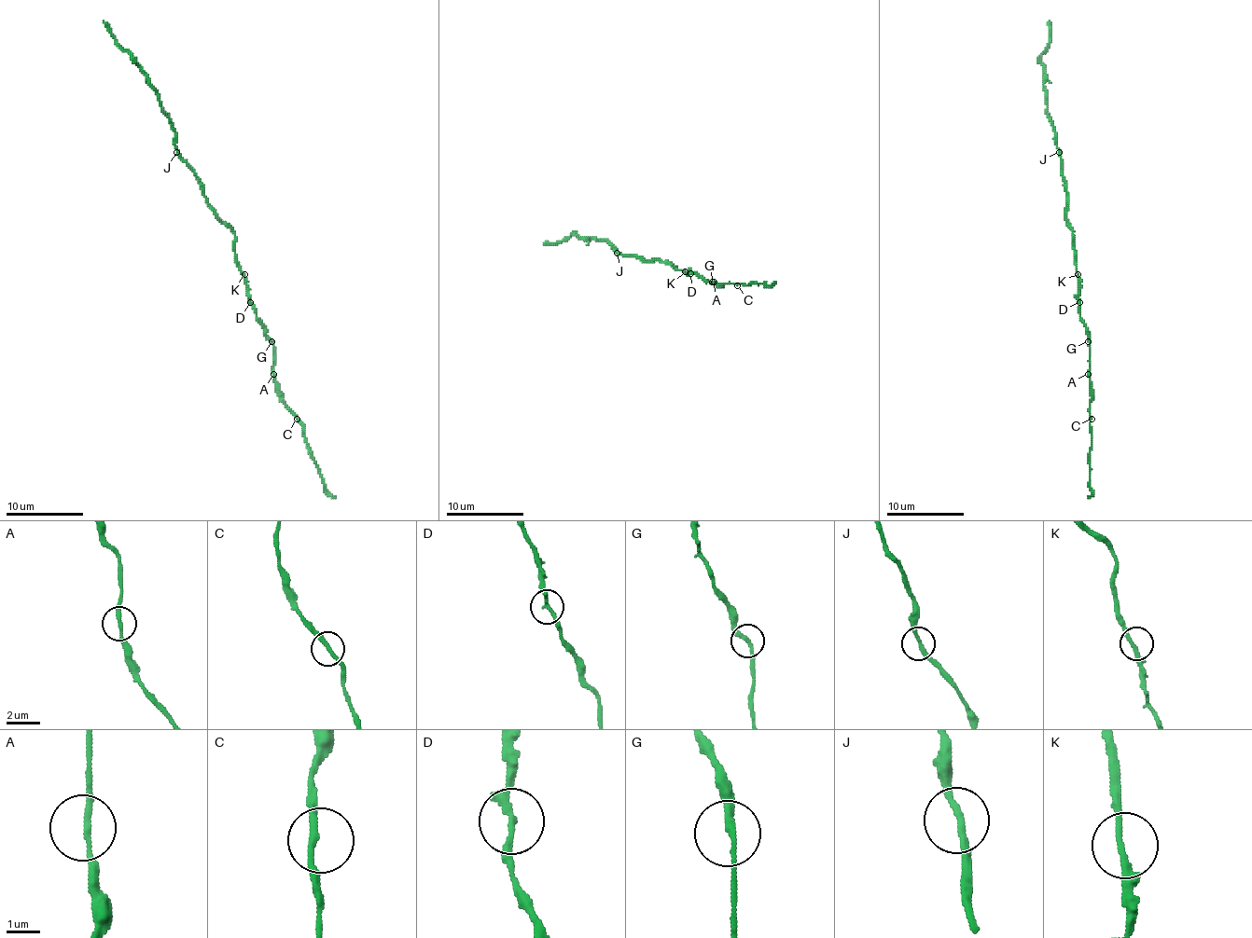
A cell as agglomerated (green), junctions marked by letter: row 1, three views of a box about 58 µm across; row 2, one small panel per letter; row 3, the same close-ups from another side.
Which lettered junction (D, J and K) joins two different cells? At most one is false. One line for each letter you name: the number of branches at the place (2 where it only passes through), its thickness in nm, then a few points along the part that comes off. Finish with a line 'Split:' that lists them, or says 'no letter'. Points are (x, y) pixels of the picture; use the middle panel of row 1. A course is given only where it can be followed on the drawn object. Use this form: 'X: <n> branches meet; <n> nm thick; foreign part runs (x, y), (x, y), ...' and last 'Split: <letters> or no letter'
Split: no letter

